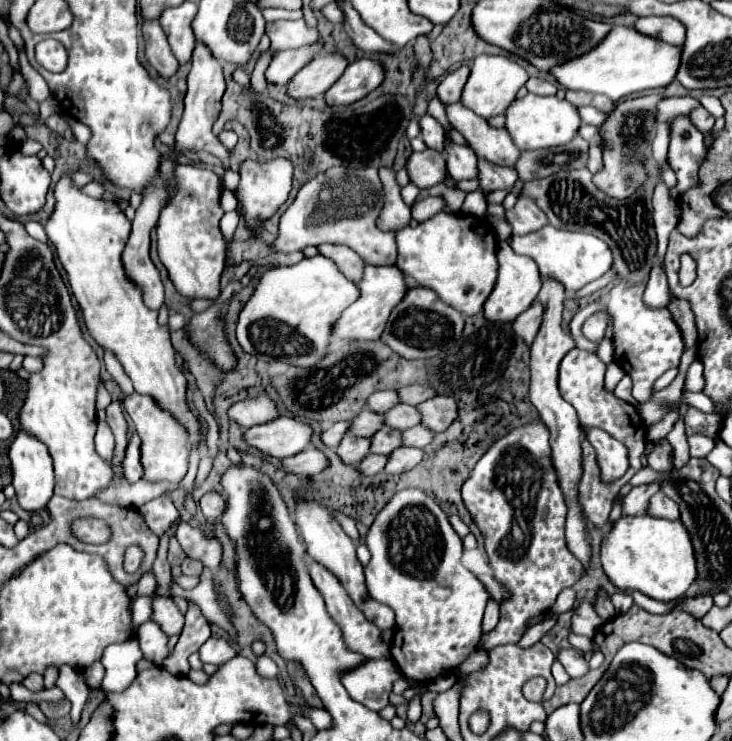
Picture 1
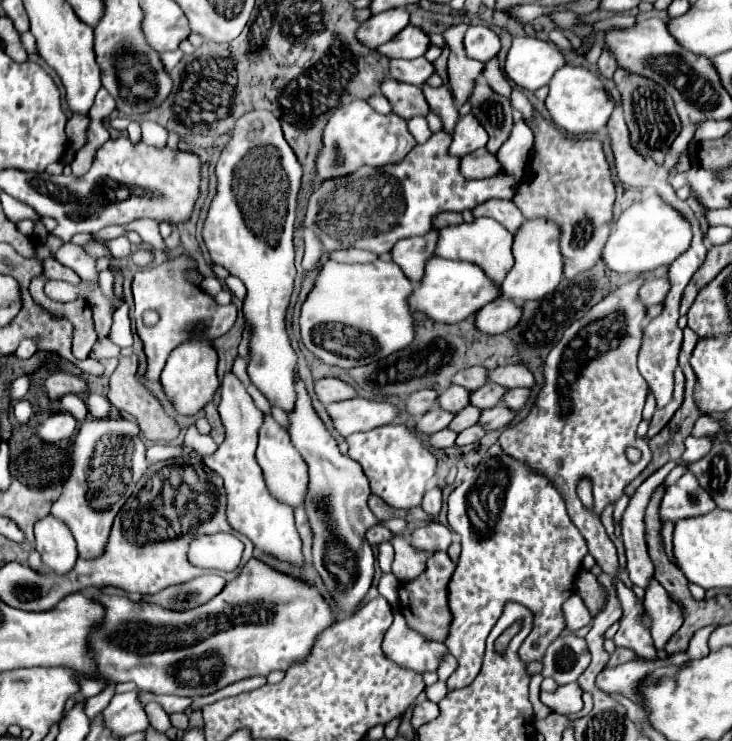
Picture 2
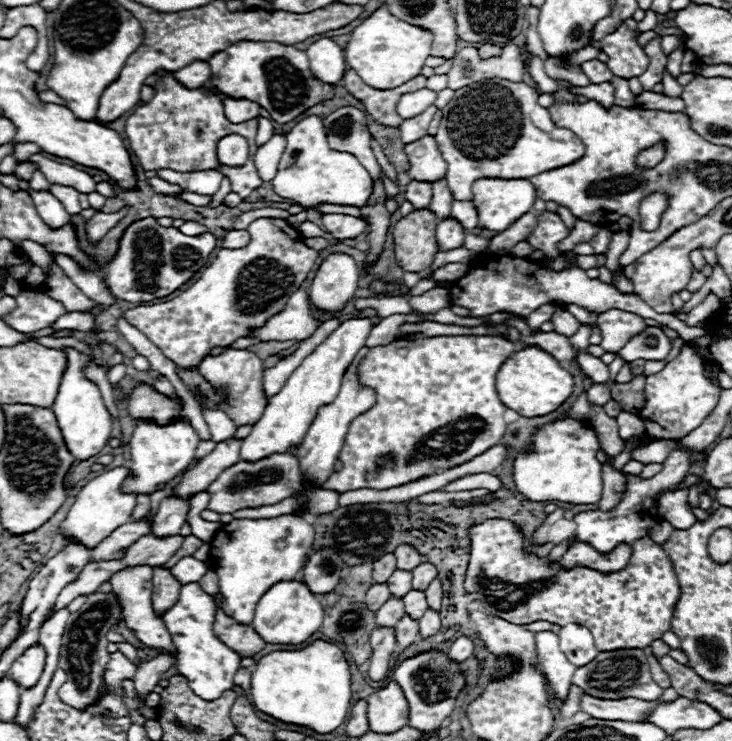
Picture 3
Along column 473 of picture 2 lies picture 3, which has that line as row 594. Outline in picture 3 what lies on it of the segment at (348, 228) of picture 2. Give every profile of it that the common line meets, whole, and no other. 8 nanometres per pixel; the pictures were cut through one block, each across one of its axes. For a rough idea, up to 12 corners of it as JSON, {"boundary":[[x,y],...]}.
{"boundary":[[184,584],[162,620],[176,668],[204,700],[234,688],[240,654],[214,634],[214,602]]}

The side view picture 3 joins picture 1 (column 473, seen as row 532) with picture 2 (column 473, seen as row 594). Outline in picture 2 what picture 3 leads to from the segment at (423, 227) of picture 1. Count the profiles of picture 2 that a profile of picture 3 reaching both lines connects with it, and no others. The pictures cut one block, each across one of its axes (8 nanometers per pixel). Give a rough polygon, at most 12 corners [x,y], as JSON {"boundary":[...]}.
{"boundary":[[492,218],[442,228],[436,254],[480,264],[498,284],[512,234]]}

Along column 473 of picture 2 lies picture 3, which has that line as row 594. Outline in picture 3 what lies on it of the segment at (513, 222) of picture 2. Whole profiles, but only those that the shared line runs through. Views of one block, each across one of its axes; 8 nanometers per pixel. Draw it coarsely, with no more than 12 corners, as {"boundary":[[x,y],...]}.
{"boundary":[[214,570],[202,576],[198,584],[210,596],[218,594],[218,574]]}

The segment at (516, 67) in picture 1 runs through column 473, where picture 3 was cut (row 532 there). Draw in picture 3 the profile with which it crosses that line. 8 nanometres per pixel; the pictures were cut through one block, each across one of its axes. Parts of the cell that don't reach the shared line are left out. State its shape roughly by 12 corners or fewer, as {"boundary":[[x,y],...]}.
{"boundary":[[126,466],[76,496],[62,534],[90,550],[132,520],[138,494],[120,490]]}

